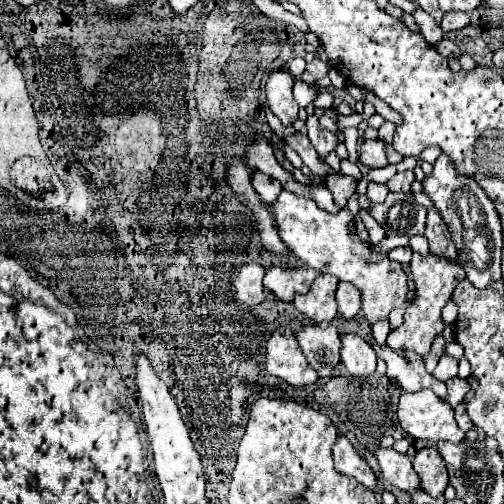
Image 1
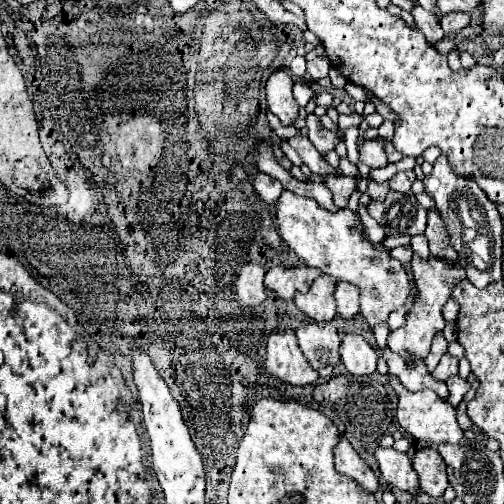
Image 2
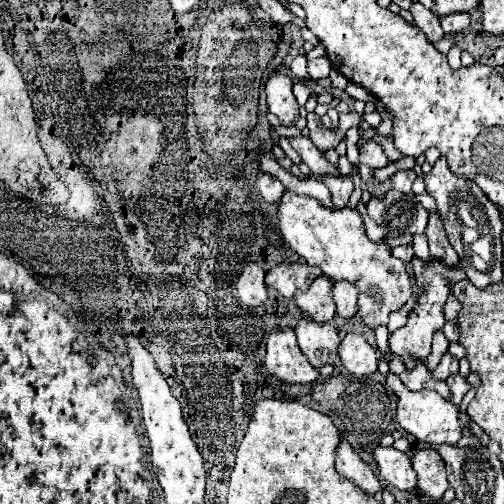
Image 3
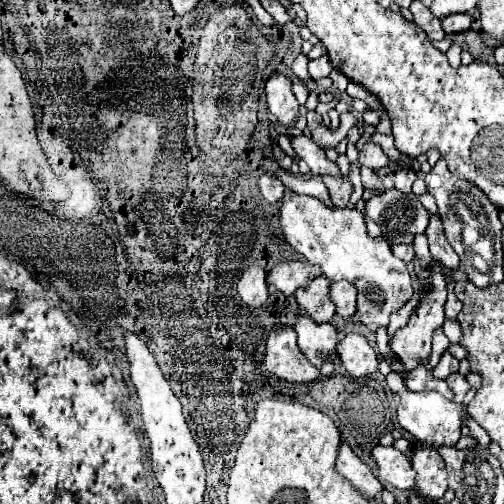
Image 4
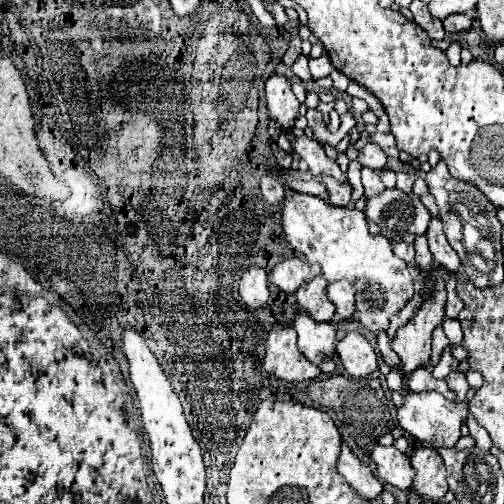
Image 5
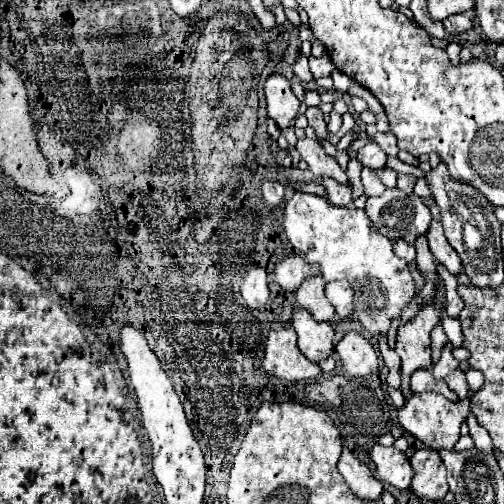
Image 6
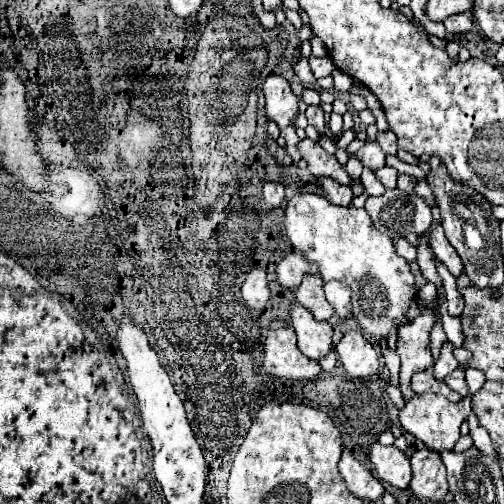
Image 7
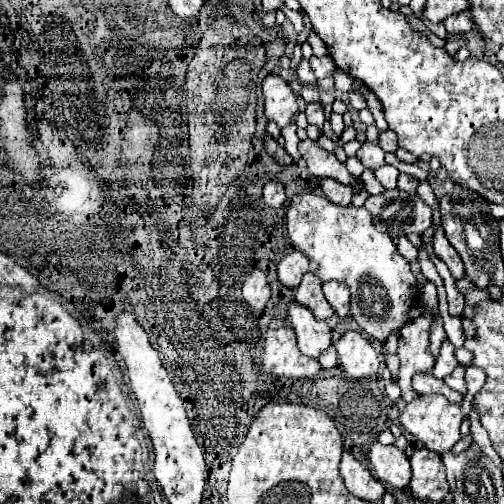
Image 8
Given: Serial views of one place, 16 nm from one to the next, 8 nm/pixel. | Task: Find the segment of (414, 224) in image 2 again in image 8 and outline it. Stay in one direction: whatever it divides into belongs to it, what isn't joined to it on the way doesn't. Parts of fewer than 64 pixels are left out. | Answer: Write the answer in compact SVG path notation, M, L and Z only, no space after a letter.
M398 188L370 196L364 206L372 214L376 228L394 240L402 234L424 234L432 224L432 210L420 200L420 196Z

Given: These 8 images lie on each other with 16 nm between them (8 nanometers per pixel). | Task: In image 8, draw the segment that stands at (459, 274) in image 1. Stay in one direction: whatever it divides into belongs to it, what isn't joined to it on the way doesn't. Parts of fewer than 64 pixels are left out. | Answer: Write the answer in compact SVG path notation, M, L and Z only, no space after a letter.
M420 316L412 324L404 326L402 342L398 344L398 358L400 358L400 368L398 368L398 384L402 388L402 400L410 402L420 398L420 394L412 388L412 376L420 372L430 372L436 364L430 344L428 344L428 330L430 330L432 318L430 316Z

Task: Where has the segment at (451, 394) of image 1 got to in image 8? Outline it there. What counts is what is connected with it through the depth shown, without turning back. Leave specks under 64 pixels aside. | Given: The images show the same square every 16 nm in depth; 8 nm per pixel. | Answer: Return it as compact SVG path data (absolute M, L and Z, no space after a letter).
M458 366L452 374L448 374L446 378L444 378L444 382L452 388L452 390L456 390L456 392L460 392L460 394L466 394L466 382L464 382L464 366Z

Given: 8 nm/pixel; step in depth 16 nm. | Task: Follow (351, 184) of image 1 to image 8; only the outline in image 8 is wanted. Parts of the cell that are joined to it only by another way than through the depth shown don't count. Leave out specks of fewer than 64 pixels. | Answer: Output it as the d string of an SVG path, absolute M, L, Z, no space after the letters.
M320 180L320 188L324 192L324 196L334 202L334 204L340 204L340 206L348 206L350 200L352 200L352 188L336 182L336 180Z

